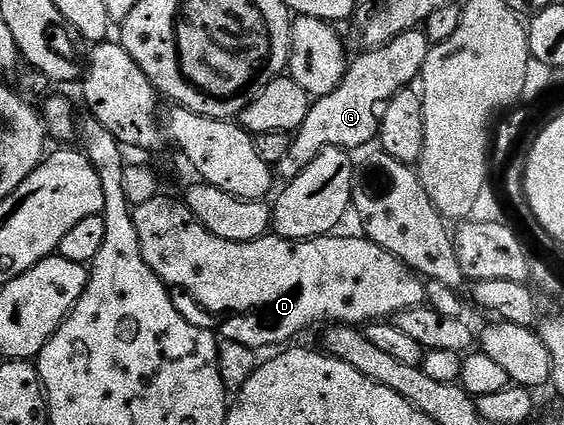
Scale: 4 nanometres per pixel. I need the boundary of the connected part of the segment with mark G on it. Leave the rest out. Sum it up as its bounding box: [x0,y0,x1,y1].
[277,29,429,180]

